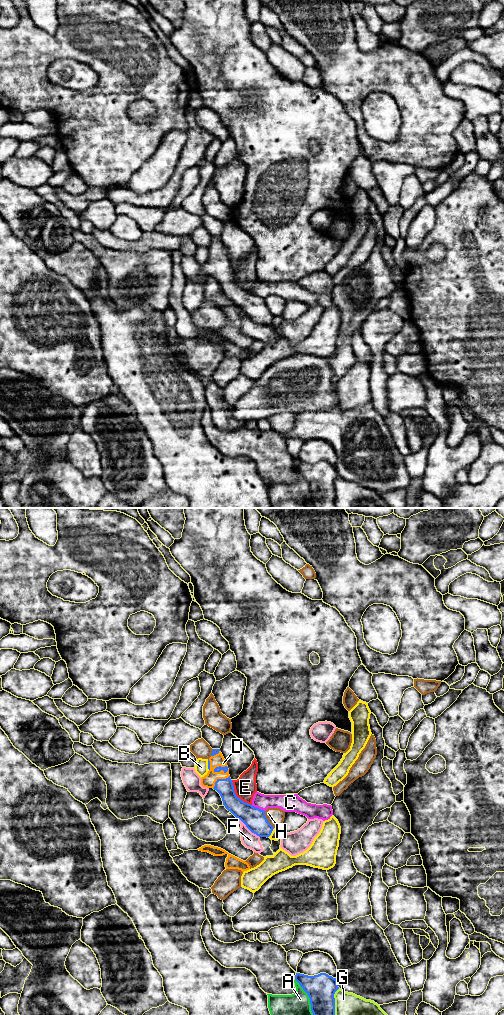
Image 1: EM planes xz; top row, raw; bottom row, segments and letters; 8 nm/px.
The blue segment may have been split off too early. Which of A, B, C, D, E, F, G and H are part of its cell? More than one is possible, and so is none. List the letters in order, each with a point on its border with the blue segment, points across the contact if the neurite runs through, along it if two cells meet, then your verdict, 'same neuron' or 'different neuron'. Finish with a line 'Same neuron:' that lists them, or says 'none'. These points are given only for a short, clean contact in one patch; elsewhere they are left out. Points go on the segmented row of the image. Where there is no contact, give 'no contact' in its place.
A: contact xz (309, 997); different neuron
B: contact xz (271, 832); different neuron
C: contact xz (258, 808); border xz (251, 805), (264, 811); different neuron
D: contact xz (220, 770); same neuron
E: contact xz (235, 795); different neuron
F: contact xz (248, 828); different neuron
G: contact xz (334, 1001); different neuron
H: contact xz (266, 820); different neuron
Same neuron: D

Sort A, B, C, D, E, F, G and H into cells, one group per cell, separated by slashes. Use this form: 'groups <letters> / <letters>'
groups A / B / C / D / E / F / G / H

